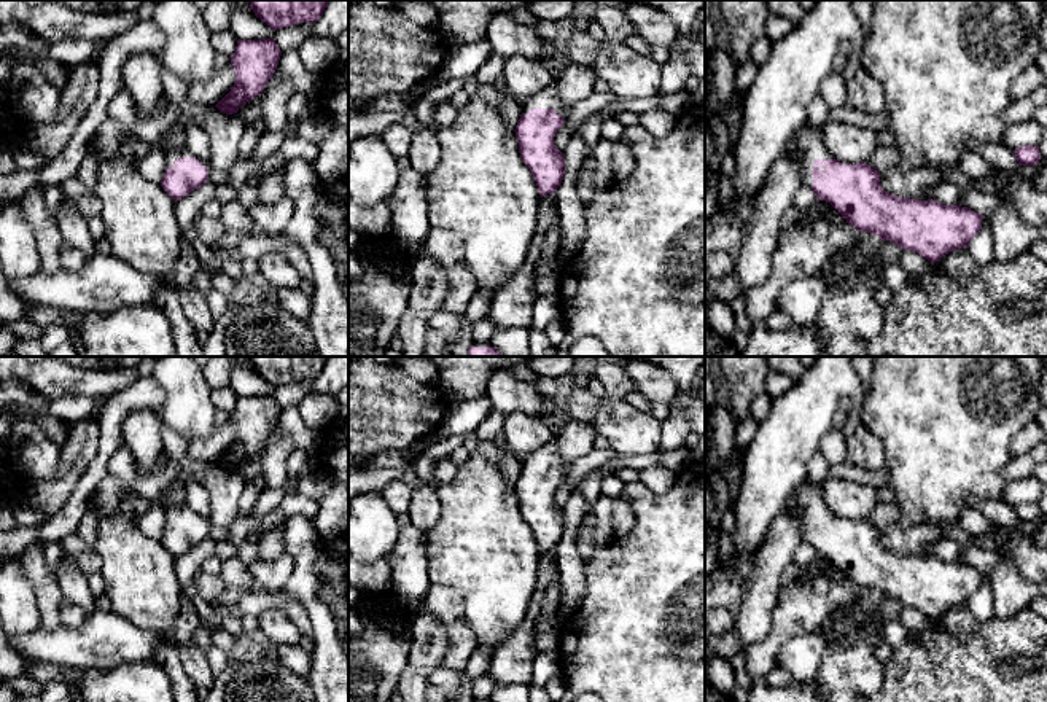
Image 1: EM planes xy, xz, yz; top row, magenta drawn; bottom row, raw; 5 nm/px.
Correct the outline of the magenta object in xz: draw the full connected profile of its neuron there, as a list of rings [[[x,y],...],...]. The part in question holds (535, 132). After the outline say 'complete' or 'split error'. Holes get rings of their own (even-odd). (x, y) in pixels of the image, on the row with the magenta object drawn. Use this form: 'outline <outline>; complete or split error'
outline [[[554,78],[549,88],[527,99],[516,126],[519,153],[531,172],[541,197],[555,193],[565,177],[563,153],[554,145],[566,107],[557,86],[559,78]]]; split error

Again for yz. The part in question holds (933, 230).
outline [[[805,123],[794,138],[802,159],[802,185],[829,202],[848,224],[936,263],[956,248],[967,248],[983,216],[967,207],[917,201],[886,193],[880,172],[864,161],[843,164],[824,146],[823,134]]]; split error

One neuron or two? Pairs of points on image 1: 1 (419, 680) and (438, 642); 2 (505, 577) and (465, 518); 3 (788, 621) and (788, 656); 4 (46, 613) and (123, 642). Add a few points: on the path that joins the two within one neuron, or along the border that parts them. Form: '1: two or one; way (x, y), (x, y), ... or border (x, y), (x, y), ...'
1: one; way (419, 670), (428, 651)
2: one; way (494, 562), (481, 545), (479, 532)
3: two; border (815, 631), (793, 635), (780, 648), (775, 661)
4: two; border (61, 624), (51, 629), (40, 627)

